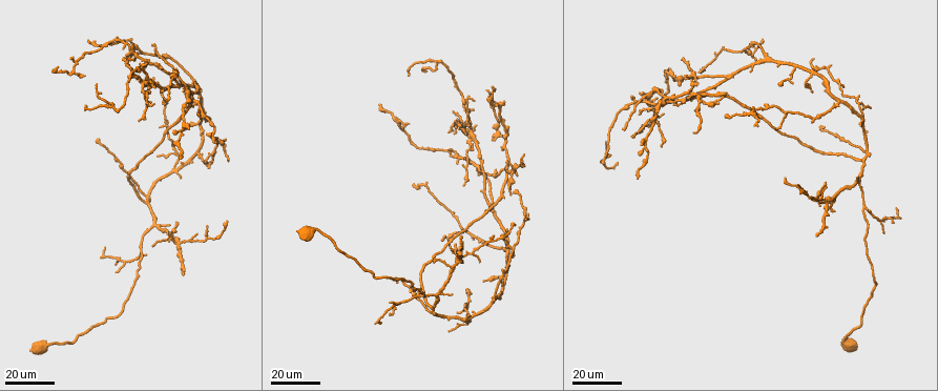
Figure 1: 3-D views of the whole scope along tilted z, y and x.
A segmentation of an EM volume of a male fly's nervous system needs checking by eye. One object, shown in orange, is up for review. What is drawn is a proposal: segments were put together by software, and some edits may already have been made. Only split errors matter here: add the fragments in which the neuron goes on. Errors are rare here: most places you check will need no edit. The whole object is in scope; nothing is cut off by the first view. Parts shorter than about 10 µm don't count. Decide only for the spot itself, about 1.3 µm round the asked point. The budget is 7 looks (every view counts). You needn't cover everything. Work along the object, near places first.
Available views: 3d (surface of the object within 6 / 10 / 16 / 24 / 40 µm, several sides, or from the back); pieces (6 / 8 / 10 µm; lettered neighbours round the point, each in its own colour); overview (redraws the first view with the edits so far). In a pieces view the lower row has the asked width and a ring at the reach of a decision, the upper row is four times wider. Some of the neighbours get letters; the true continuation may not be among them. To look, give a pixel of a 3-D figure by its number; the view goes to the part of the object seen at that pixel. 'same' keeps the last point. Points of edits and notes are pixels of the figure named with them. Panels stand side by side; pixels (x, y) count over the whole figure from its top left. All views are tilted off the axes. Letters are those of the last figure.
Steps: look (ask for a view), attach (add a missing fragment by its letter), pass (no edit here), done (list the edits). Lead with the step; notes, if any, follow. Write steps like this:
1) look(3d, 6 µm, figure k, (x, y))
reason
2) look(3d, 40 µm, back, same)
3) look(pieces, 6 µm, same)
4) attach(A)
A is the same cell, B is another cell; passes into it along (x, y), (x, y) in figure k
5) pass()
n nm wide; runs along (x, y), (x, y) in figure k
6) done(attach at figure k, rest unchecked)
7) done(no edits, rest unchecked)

look(3d, 24 µm, figure 1, (472, 109))
free end

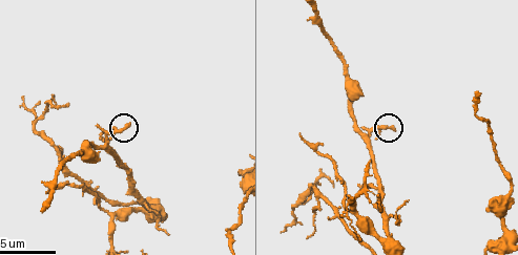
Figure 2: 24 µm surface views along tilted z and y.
look(pieces, 6 µm, figure 2, (127, 124))

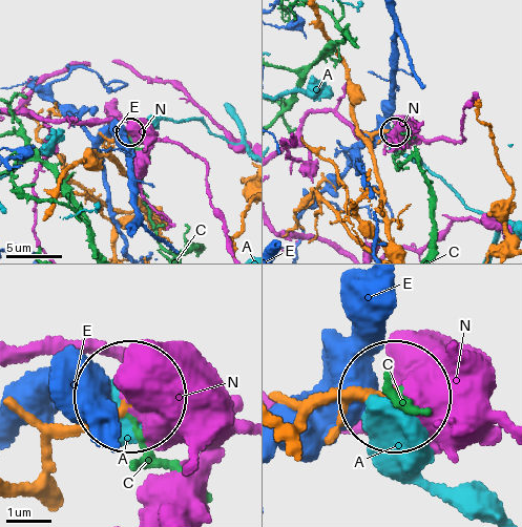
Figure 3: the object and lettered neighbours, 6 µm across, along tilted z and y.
pass()
A, C, E and N are other cells; no lettered fragment goes on from it

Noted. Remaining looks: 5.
look(3d, 16 µm, figure 1, (87, 42))
end of a long branch

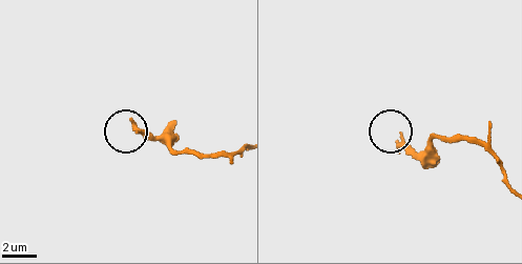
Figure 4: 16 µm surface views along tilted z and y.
look(3d, 10 µm, figure 4, (131, 121))
zoom in

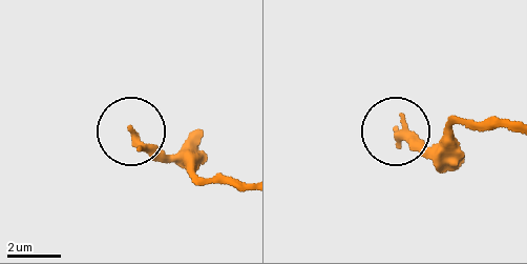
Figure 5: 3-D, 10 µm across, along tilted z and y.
look(pieces, 8 µm, figure 5, (133, 132))

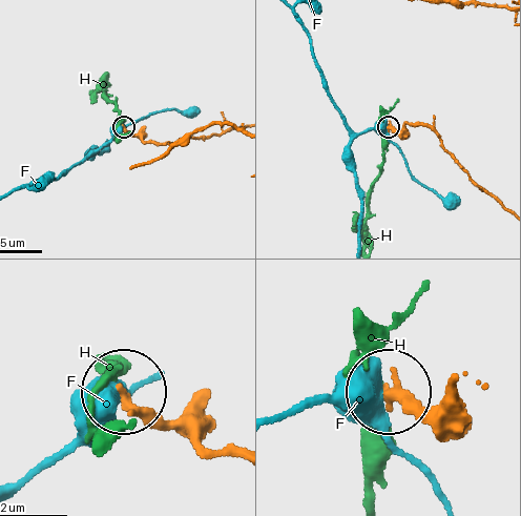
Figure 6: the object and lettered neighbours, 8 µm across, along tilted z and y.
pass()
220 nm wide; F and H are other cells; runs along (502, 205), (432, 129), (411, 124), (397, 130), (389, 127) in figure 6; no lettered fragment goes on from it

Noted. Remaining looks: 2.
look(3d, 16 µm, figure 1, (529, 215))
thin end

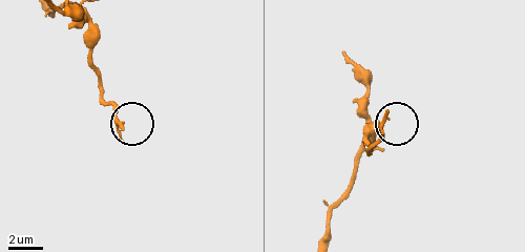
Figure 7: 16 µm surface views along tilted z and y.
look(pieces, 8 µm, figure 7, (387, 114))

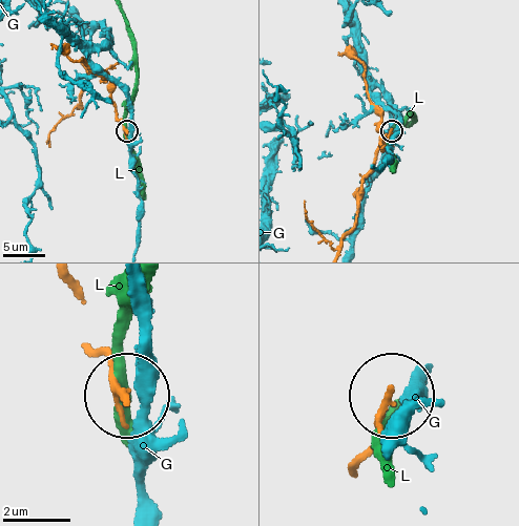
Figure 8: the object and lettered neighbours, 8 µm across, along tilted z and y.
pass()
G and L are other cells; runs along (355, 467), (389, 399) in figure 8; none of them fits

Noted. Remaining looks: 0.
done(no edits, rest unchecked)

